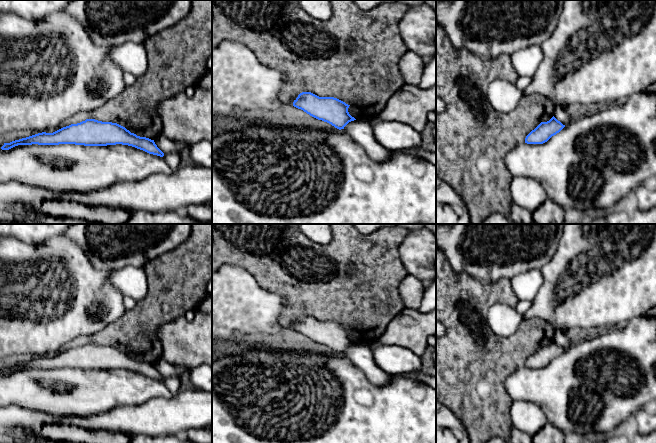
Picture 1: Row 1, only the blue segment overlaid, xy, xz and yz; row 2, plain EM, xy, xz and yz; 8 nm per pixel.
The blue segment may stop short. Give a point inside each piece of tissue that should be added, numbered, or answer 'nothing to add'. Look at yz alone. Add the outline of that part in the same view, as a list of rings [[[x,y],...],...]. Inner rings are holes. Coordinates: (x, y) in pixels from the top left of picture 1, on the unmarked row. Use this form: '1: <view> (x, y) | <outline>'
nothing to add

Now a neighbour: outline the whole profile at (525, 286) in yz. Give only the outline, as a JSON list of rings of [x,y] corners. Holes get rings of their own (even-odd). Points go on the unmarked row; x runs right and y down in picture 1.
[[[535,269],[515,276],[510,282],[519,300],[533,301],[543,283],[543,277],[541,271]]]

